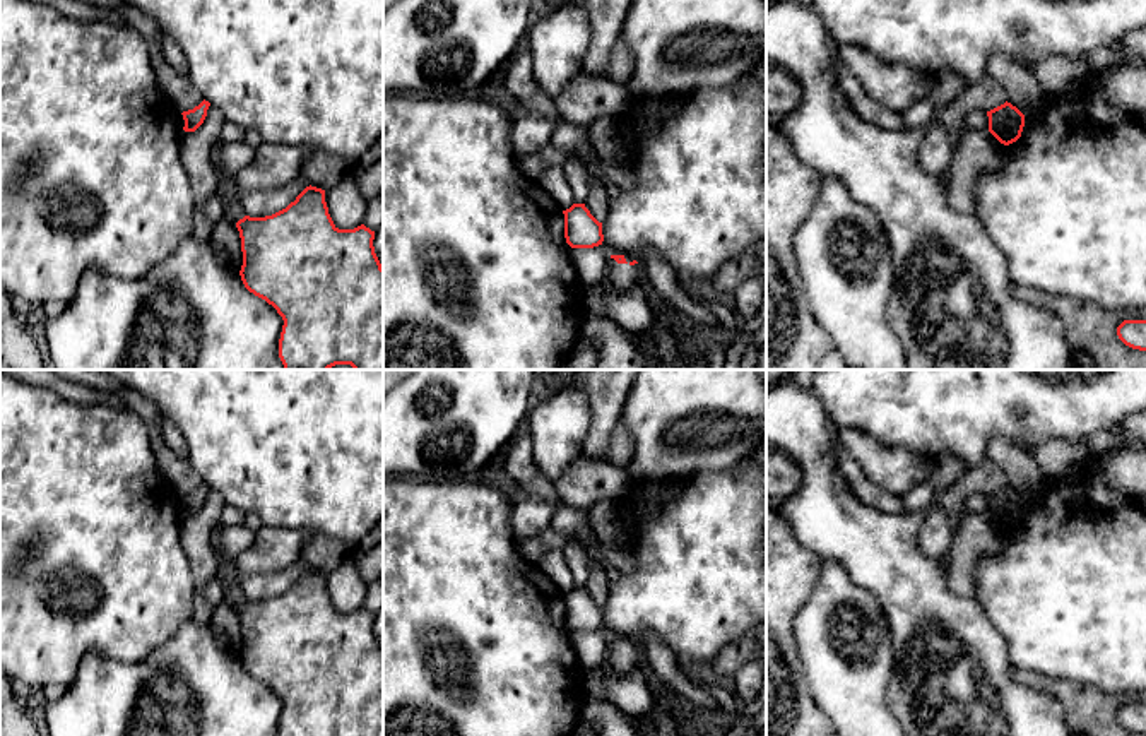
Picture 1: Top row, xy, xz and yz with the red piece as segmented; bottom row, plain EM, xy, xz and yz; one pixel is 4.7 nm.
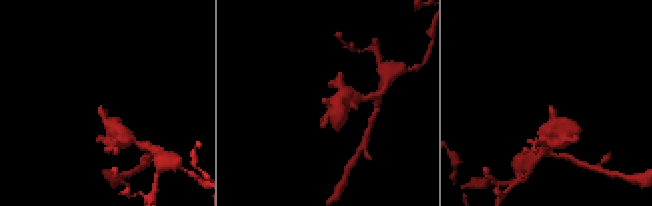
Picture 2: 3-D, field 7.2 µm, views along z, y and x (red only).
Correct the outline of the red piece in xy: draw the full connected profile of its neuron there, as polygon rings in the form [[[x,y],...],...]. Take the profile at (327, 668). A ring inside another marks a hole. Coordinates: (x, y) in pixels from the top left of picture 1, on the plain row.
[[[306,570],[286,592],[265,599],[245,599],[236,606],[241,621],[245,671],[272,688],[284,709],[279,736],[383,736],[383,650],[375,637],[375,614],[364,608],[339,613],[325,585],[325,573]]]

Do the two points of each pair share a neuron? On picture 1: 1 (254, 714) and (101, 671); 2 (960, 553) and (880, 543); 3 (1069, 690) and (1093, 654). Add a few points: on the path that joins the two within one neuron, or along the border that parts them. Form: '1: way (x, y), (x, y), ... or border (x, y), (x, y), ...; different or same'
1: way (216, 685), (195, 664), (158, 664), (139, 671); same
2: border (943, 563), (946, 584), (967, 598); different
3: border (1037, 671), (1116, 692); different

